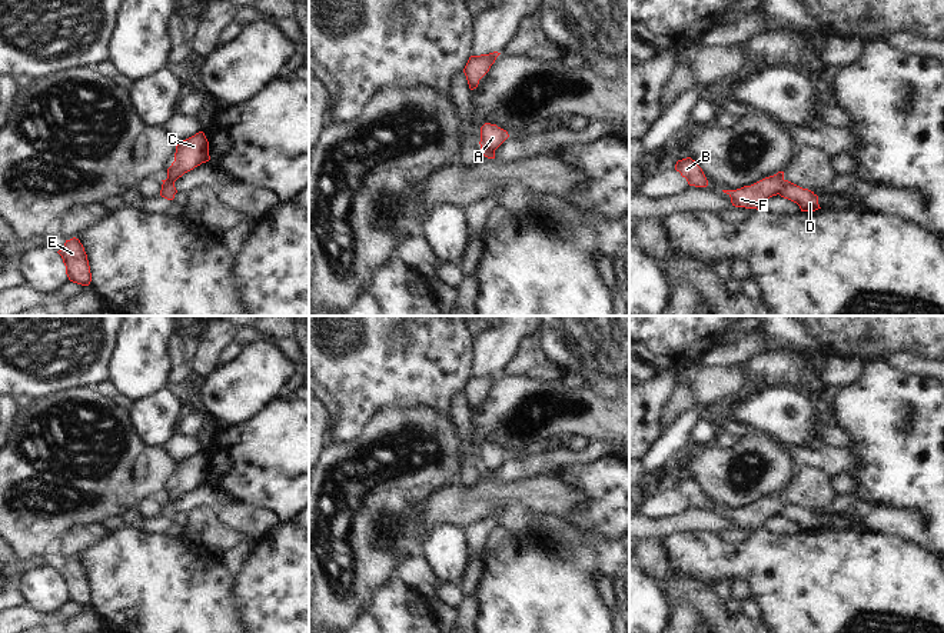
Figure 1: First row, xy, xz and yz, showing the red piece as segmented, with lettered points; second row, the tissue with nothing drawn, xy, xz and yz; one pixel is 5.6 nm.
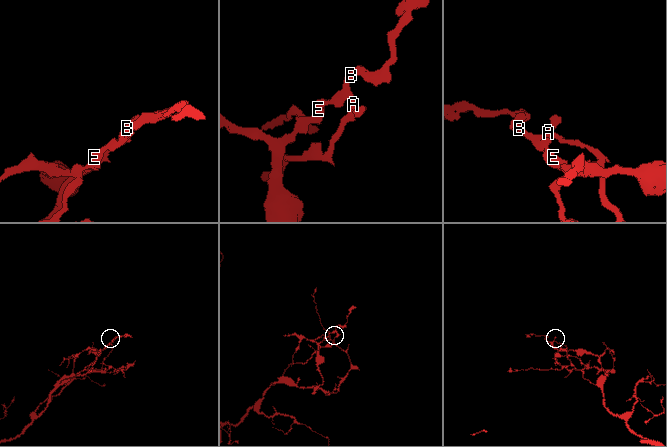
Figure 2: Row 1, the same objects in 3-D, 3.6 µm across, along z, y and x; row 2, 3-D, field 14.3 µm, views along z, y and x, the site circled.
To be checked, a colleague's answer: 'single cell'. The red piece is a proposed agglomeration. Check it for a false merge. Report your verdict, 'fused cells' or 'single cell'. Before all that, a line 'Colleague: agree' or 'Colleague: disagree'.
Colleague: disagree
fused cells

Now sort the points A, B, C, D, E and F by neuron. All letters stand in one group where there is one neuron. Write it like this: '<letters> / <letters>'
A B C E F / D

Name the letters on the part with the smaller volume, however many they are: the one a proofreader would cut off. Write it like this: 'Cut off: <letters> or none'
Cut off: A, B, C, E, F

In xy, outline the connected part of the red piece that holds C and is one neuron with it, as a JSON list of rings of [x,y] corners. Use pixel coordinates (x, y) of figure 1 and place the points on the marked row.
[[[199,131],[176,146],[174,161],[167,169],[167,179],[162,181],[174,184],[185,173],[209,160],[209,141],[205,133]]]

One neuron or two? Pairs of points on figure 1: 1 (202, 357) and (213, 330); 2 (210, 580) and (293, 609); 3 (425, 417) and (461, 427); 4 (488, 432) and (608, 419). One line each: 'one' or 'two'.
1: one
2: two
3: two
4: one

